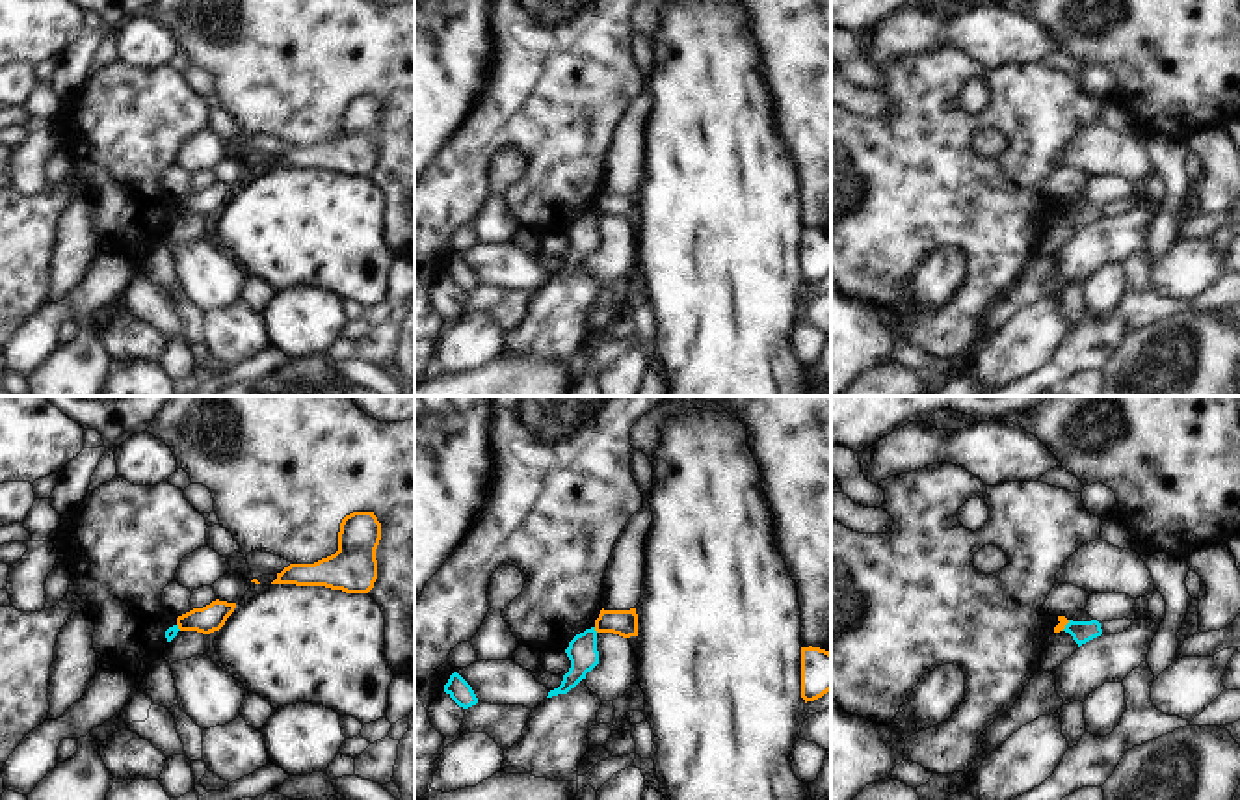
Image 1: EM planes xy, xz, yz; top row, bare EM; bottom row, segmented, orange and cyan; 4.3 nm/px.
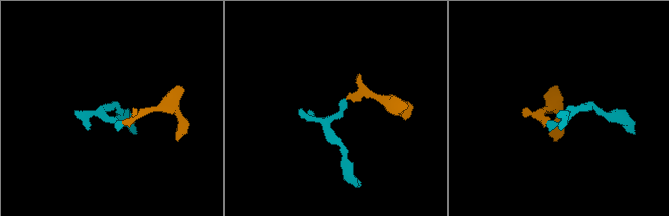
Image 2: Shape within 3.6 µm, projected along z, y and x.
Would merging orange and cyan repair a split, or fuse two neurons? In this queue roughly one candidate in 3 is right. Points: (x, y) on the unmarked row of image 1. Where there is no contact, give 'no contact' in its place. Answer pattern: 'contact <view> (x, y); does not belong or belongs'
contact xz (595, 213); does not belong

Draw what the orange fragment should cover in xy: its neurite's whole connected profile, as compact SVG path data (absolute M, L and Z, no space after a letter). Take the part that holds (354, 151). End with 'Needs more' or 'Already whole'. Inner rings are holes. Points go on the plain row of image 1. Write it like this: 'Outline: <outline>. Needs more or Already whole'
Outline: M353 95L340 106L338 134L314 147L290 147L271 167L325 169L368 177L377 162L381 106L374 95Z. Already whole

